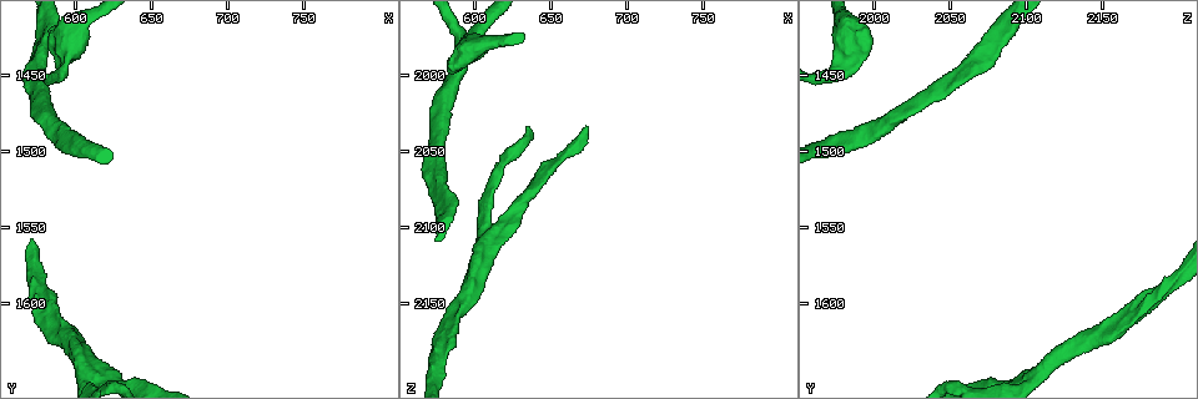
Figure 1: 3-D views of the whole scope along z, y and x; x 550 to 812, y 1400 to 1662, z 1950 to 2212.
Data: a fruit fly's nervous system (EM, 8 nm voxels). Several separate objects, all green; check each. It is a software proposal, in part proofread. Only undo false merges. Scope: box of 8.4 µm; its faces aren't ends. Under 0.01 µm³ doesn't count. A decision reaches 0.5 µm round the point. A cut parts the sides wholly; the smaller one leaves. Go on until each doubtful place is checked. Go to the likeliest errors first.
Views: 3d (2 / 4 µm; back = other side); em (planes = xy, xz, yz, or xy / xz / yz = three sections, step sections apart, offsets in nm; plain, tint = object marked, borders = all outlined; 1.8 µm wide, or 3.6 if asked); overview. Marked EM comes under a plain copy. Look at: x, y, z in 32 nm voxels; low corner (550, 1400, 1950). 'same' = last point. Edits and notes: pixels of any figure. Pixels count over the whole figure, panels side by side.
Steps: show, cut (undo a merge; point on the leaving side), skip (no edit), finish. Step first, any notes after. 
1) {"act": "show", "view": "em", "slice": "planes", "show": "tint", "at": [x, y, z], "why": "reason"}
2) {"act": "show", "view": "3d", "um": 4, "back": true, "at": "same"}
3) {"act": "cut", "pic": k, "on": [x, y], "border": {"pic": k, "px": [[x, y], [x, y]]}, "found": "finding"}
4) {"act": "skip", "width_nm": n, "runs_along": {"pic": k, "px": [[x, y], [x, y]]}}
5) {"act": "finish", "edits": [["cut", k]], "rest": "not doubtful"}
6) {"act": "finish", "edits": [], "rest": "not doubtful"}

{"act": "show", "view": "3d", "um": 4, "at": [604, 1632, 2120], "why": "three arms meet"}

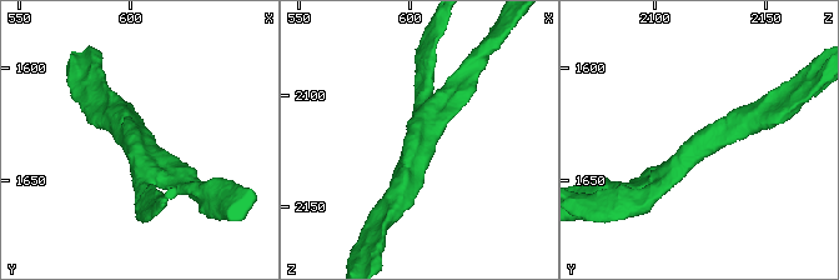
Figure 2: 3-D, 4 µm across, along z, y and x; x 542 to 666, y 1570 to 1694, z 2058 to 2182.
{"act": "show", "view": "em", "slice": "planes", "show": "tint", "at": [603, 1633, 2121], "arms": 3, "arm_widths_nm": [220, 240, 280]}

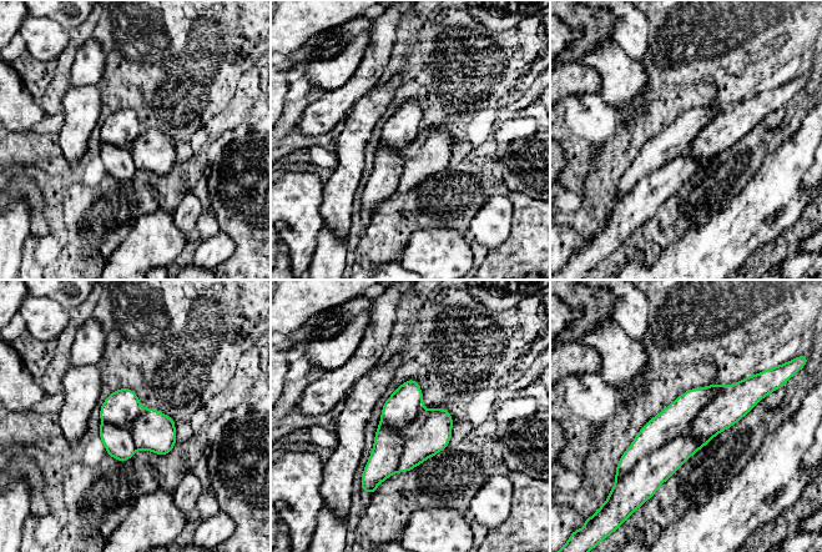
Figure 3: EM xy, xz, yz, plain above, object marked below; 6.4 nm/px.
{"act": "skip", "width_nm": 320, "runs_along": {"pic": 3, "px": [[760, 394], [626, 458]]}, "found": "continuous, no second neuron"}

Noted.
{"act": "show", "view": "3d", "um": 2, "at": [578, 1458, 2042], "why": "side arm on a straight run"}

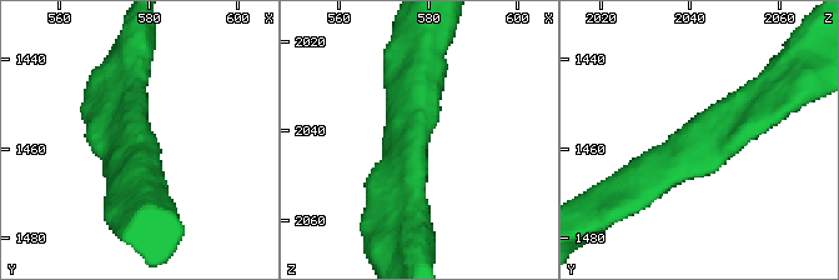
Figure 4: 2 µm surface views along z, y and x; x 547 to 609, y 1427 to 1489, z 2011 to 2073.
{"act": "show", "view": "em", "slice": "planes", "show": "tint", "at": [576, 1458, 2042], "arms": 3, "arm_widths_nm": [170, 200, 280], "why": "now the EM"}

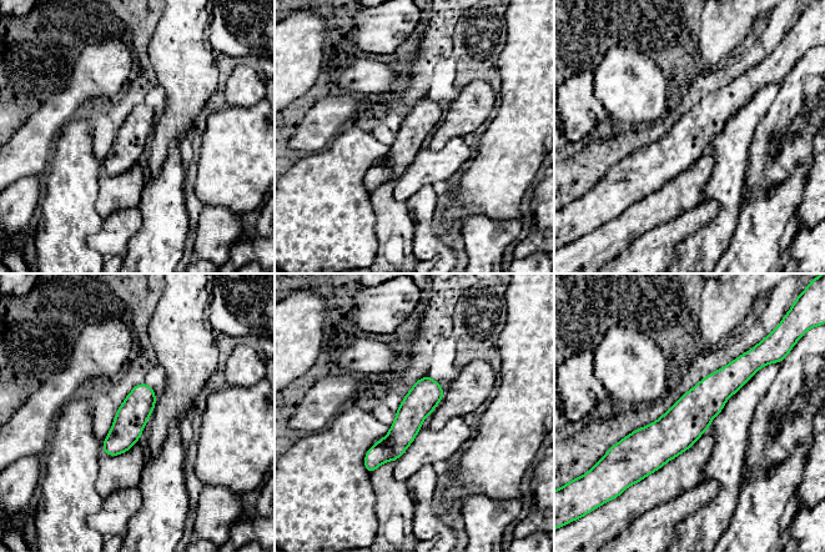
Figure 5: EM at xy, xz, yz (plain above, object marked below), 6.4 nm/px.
{"act": "skip", "runs_along": {"pic": 5, "px": [[751, 366], [668, 437], [630, 452]]}, "found": "all the same neuron"}

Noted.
{"act": "show", "view": "3d", "um": 2, "at": [572, 1444, 2064], "why": "closes a loop"}

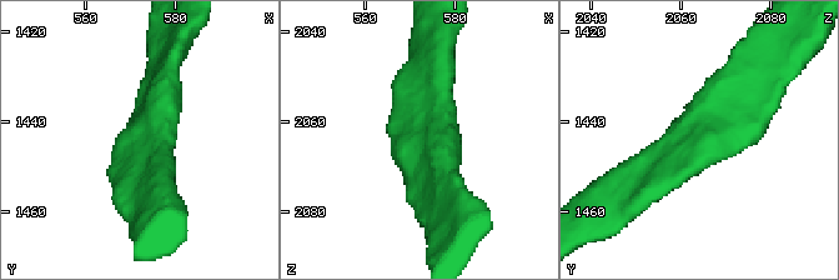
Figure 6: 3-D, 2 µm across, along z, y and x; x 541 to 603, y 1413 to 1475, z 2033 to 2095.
{"act": "show", "view": "em", "slice": "planes", "show": "tint", "at": [572, 1444, 2064]}

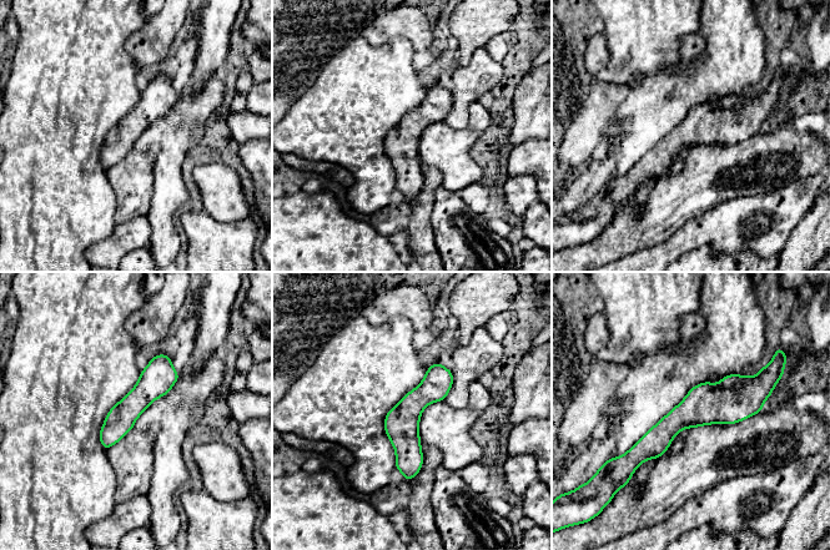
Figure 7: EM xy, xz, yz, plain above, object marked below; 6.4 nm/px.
{"act": "skip", "runs_along": {"pic": 7, "px": [[764, 393], [705, 403], [630, 454]]}, "found": "all the same neuron"}

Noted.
{"act": "finish", "edits": [], "rest": "not doubtful"}

